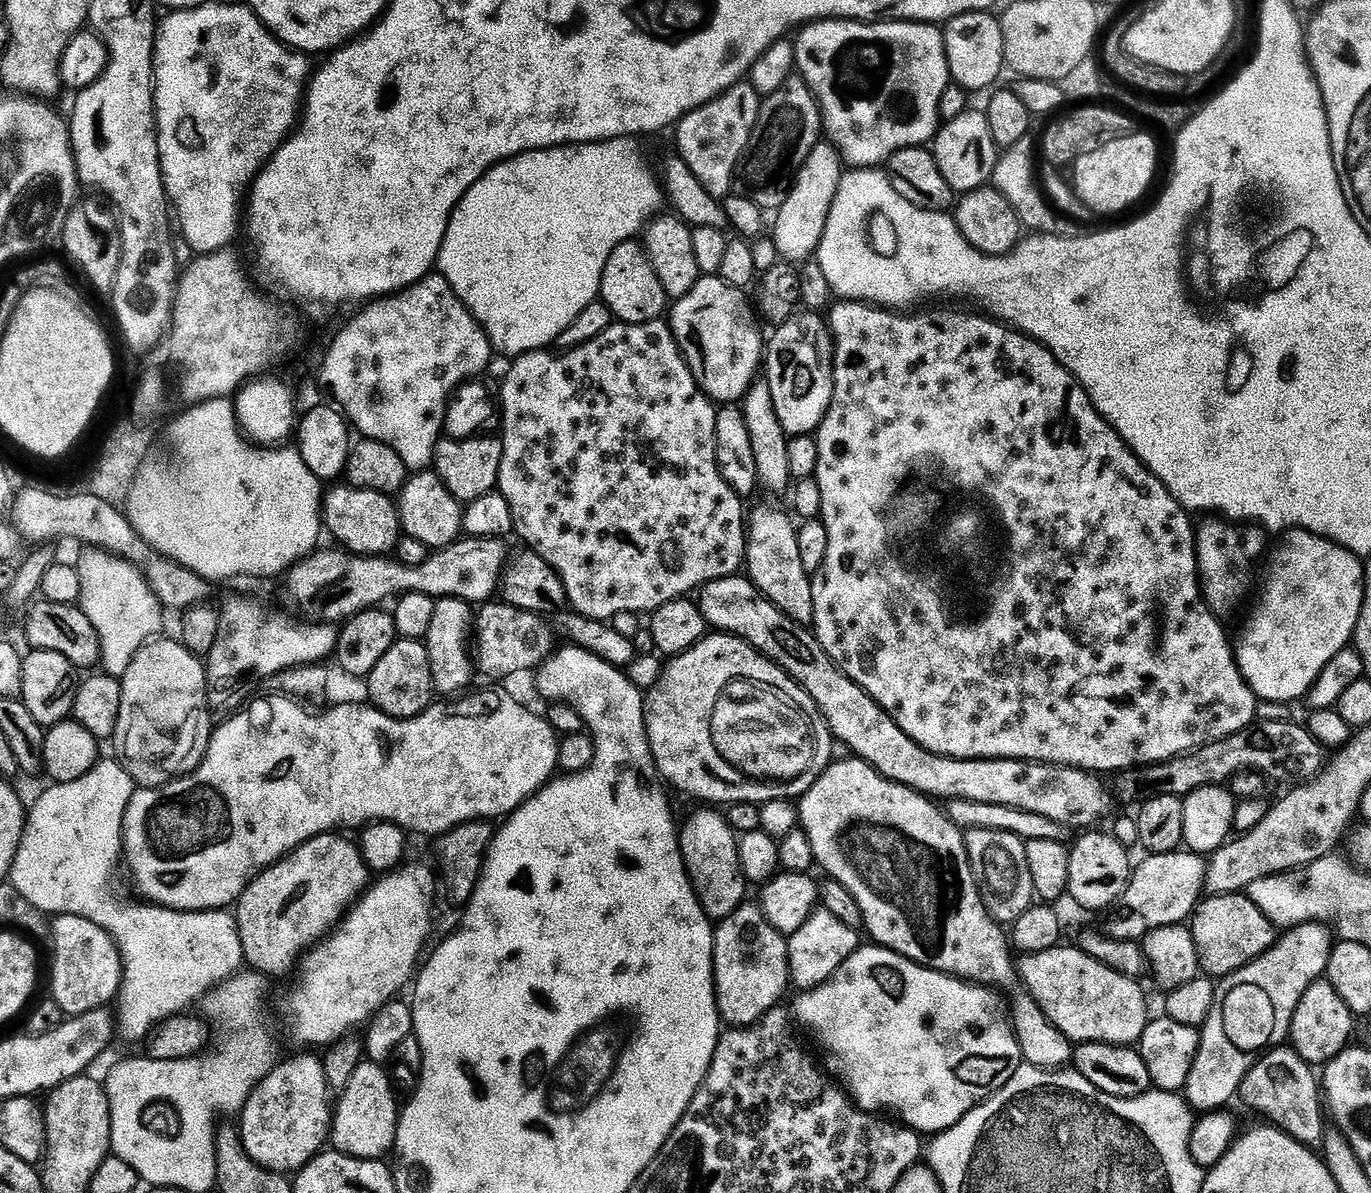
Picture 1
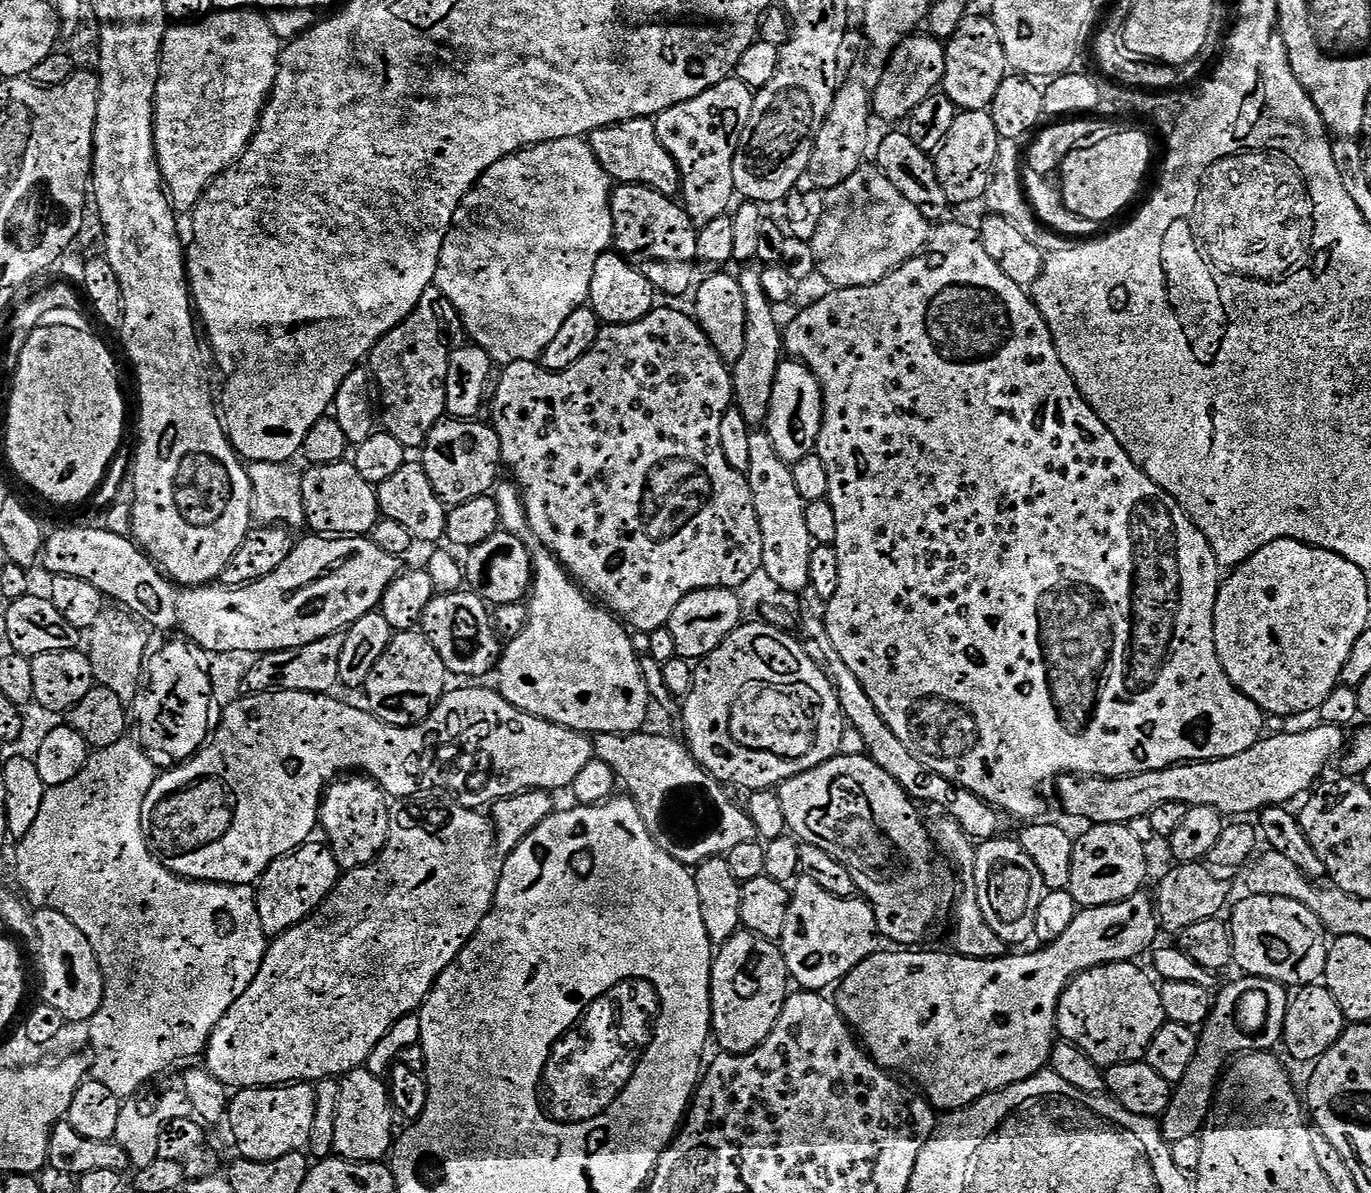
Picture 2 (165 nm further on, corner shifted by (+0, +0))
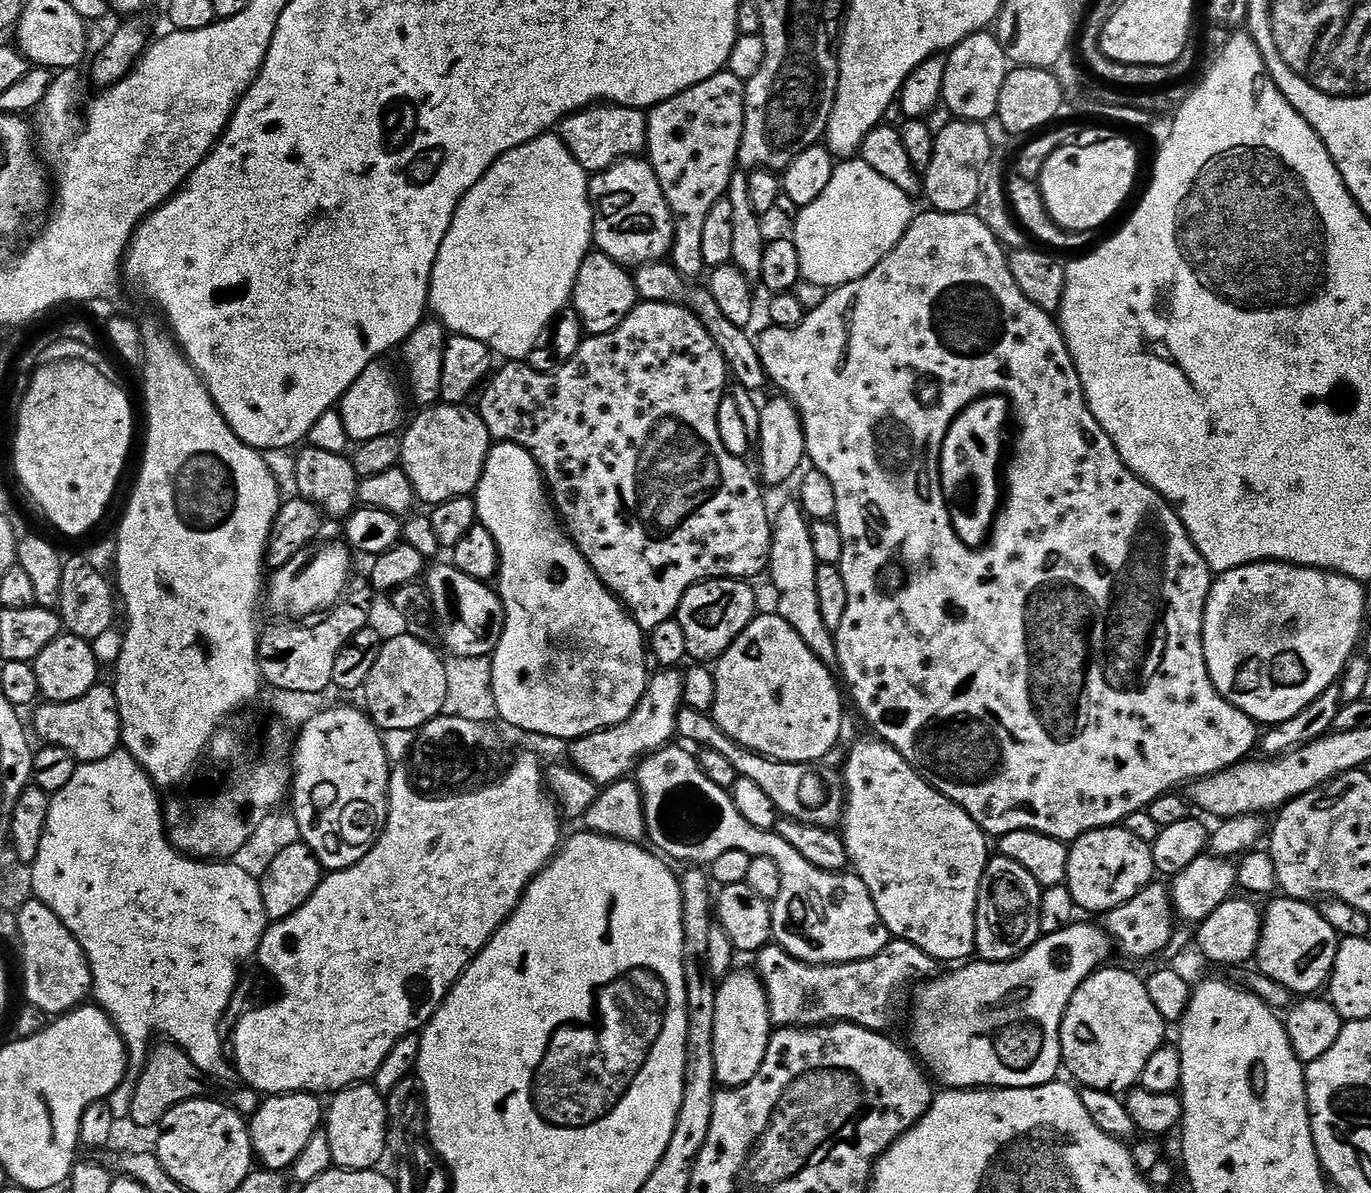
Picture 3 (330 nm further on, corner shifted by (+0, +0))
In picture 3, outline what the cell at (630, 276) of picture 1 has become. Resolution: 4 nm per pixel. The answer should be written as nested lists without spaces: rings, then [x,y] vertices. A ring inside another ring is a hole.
[[[592,250],[578,270],[578,278],[572,287],[571,307],[575,308],[584,323],[584,331],[588,336],[610,334],[626,318],[638,303],[636,281],[633,273],[625,265],[619,264],[602,251]]]

